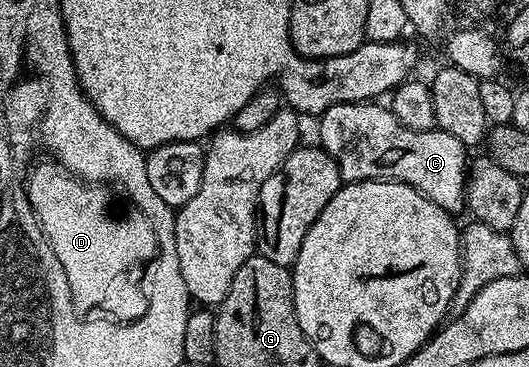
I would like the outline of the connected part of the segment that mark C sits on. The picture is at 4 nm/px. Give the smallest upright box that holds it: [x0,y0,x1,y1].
[319,101,467,213]

